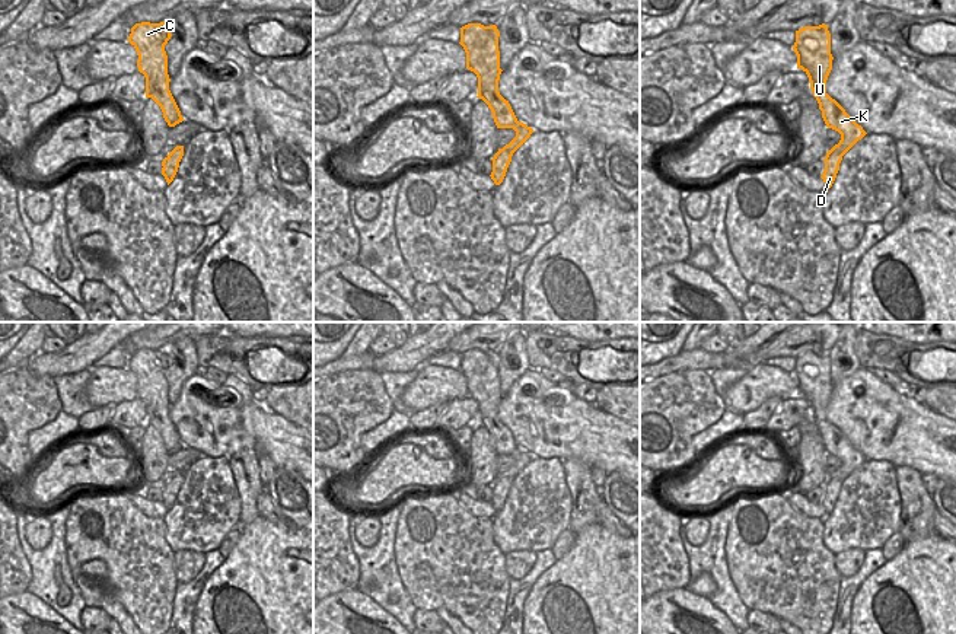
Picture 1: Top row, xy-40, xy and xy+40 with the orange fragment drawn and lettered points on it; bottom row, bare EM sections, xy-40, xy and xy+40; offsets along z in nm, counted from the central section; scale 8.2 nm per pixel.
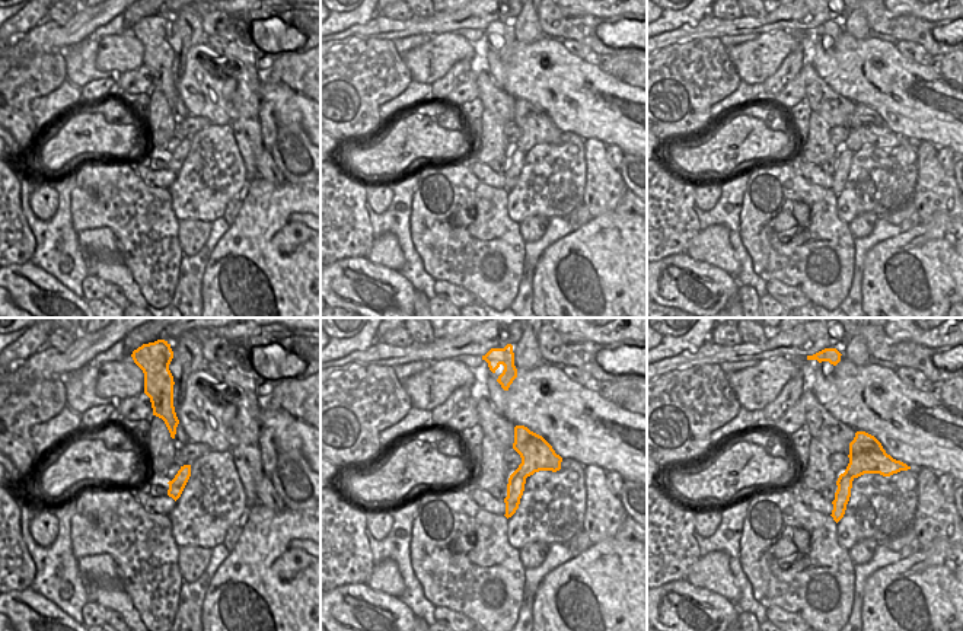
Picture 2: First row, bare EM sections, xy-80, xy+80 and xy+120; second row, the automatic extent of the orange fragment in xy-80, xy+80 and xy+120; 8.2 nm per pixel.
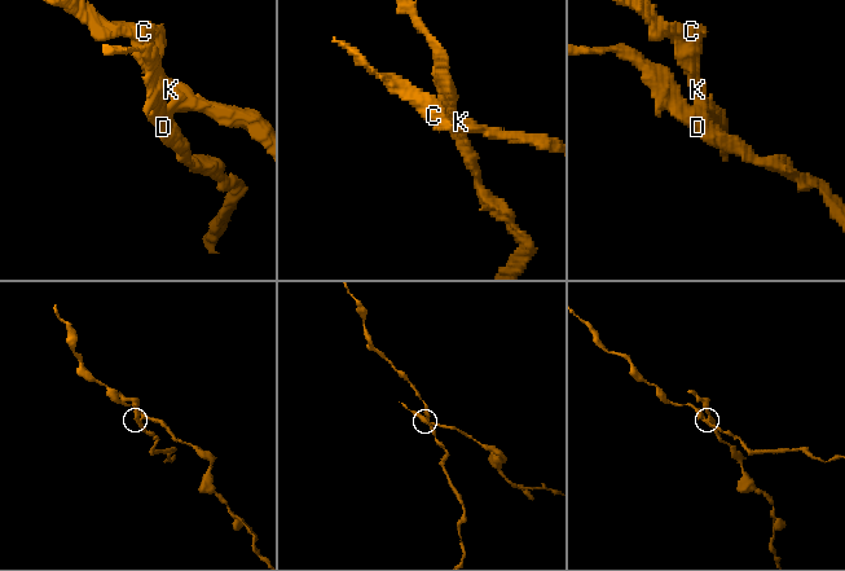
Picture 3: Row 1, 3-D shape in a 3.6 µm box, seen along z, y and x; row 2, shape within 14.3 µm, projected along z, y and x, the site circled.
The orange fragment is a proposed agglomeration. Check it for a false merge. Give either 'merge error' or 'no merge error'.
merge error

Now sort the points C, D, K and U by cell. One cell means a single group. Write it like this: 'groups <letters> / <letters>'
groups C K U / D

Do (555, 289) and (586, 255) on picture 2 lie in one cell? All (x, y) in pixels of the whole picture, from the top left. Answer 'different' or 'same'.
same

